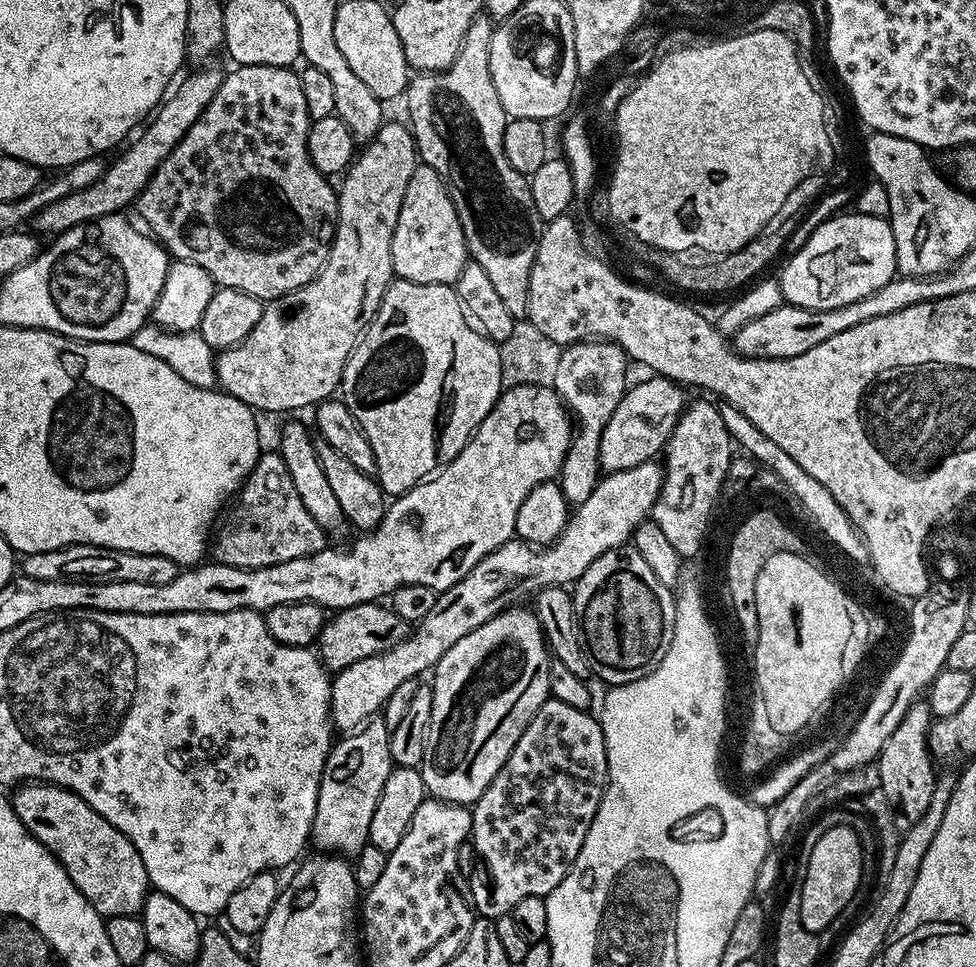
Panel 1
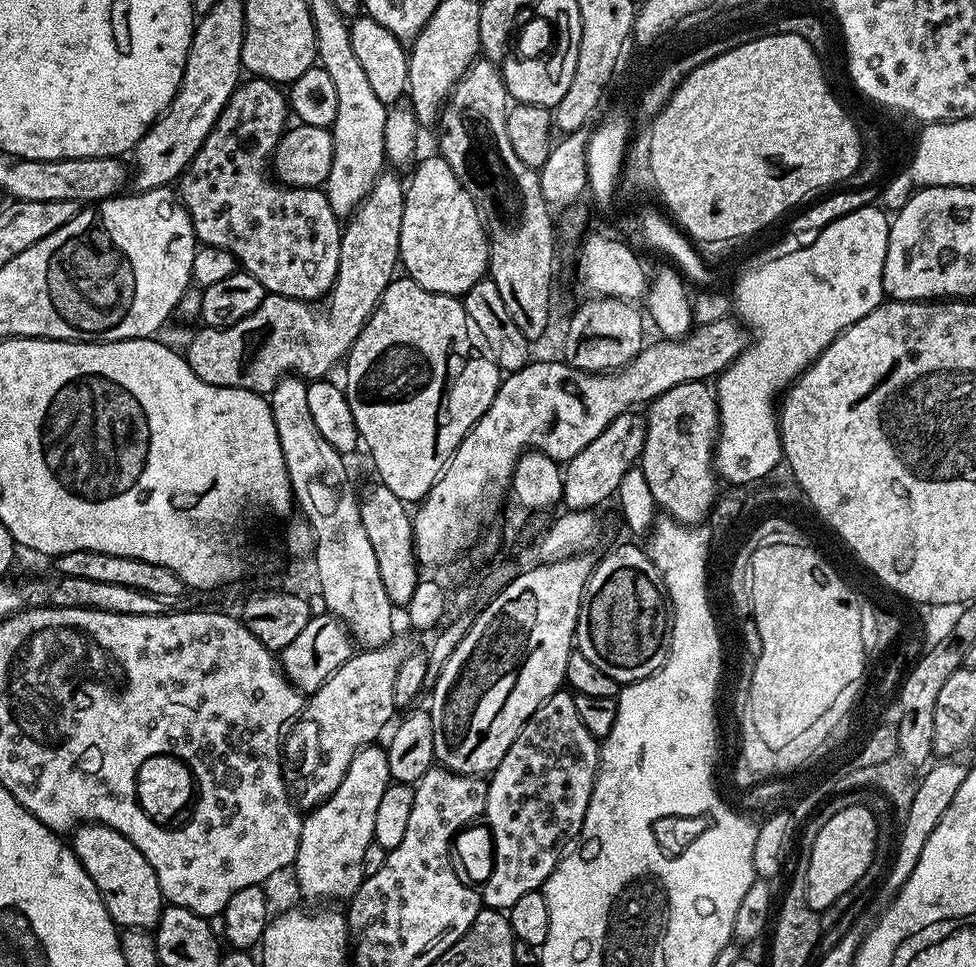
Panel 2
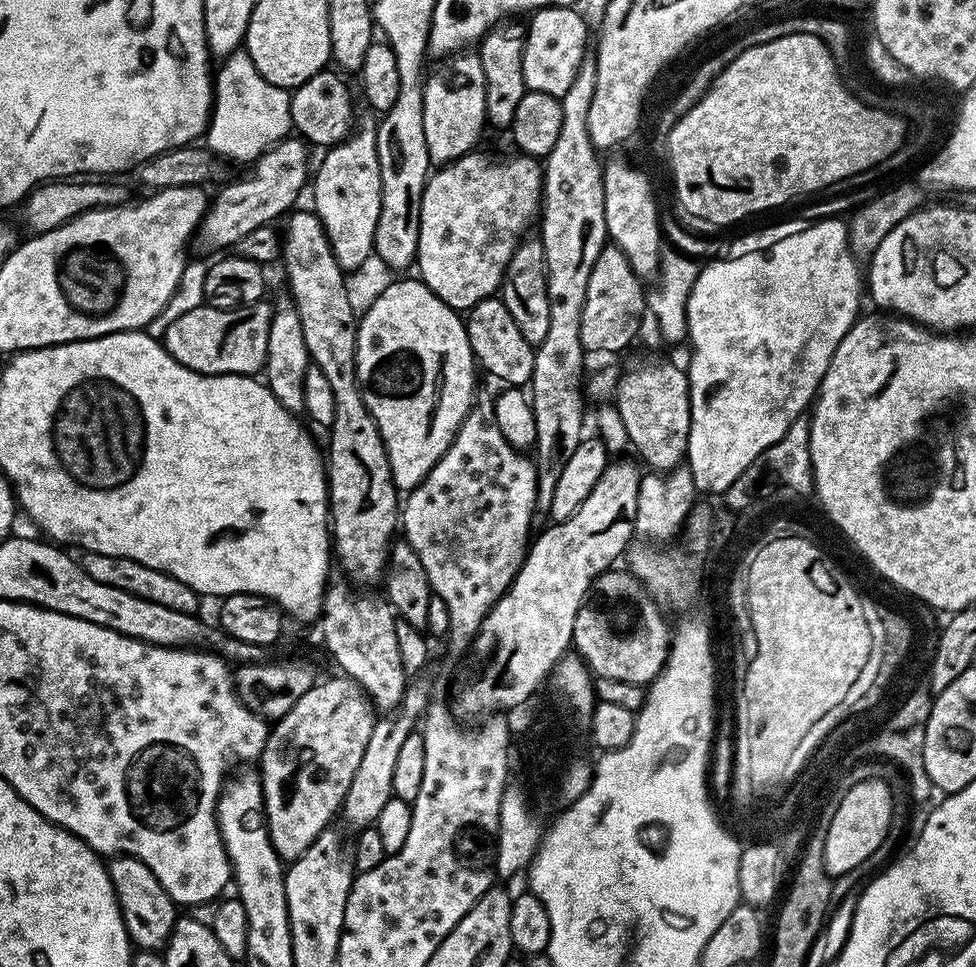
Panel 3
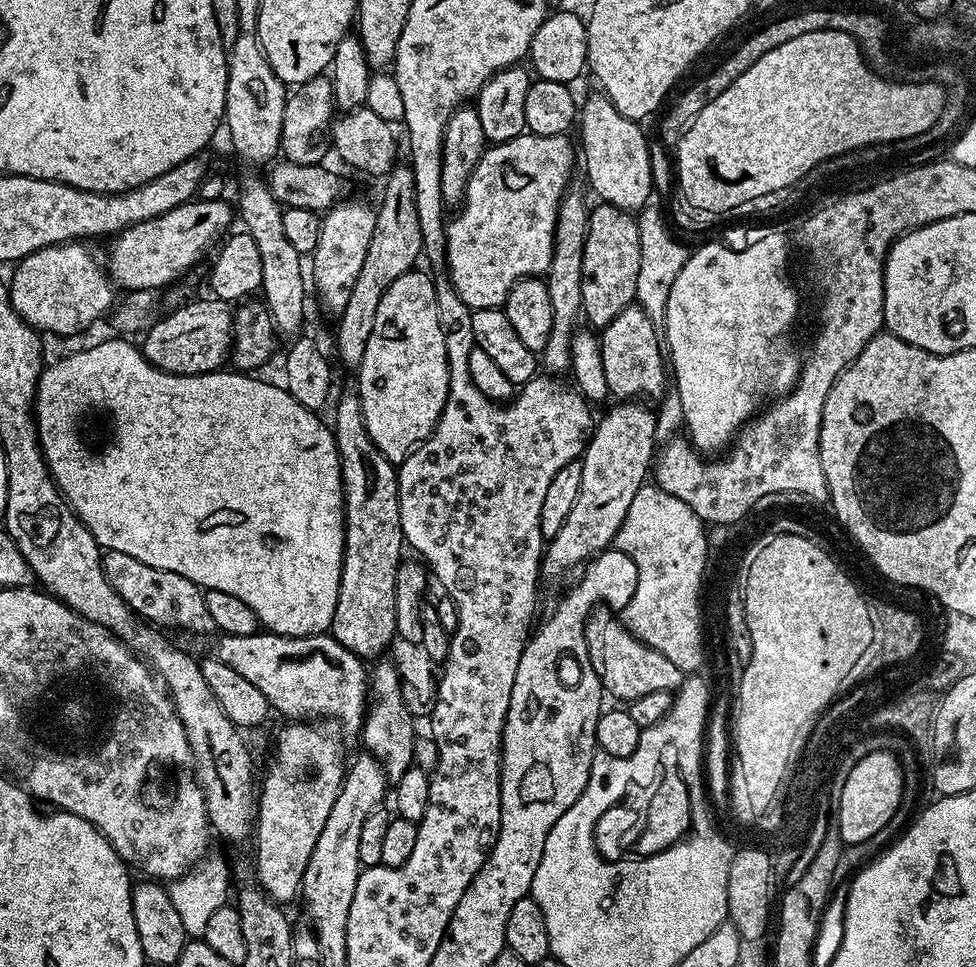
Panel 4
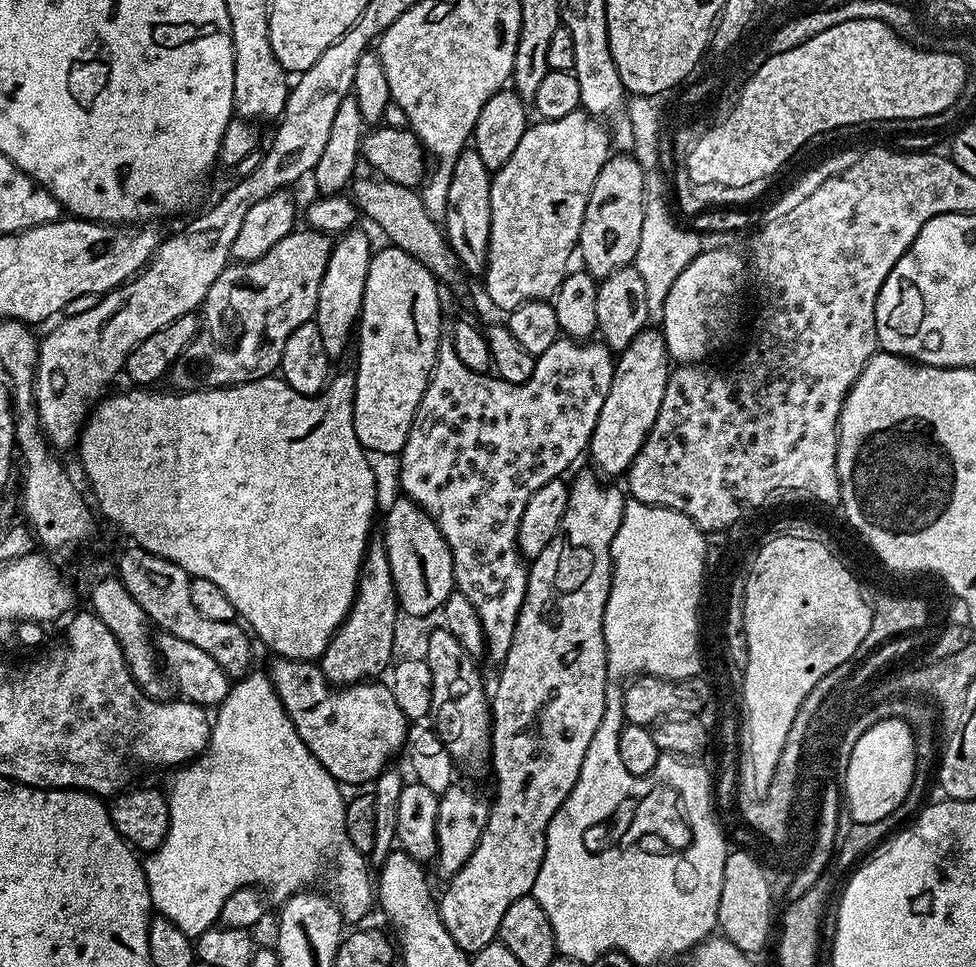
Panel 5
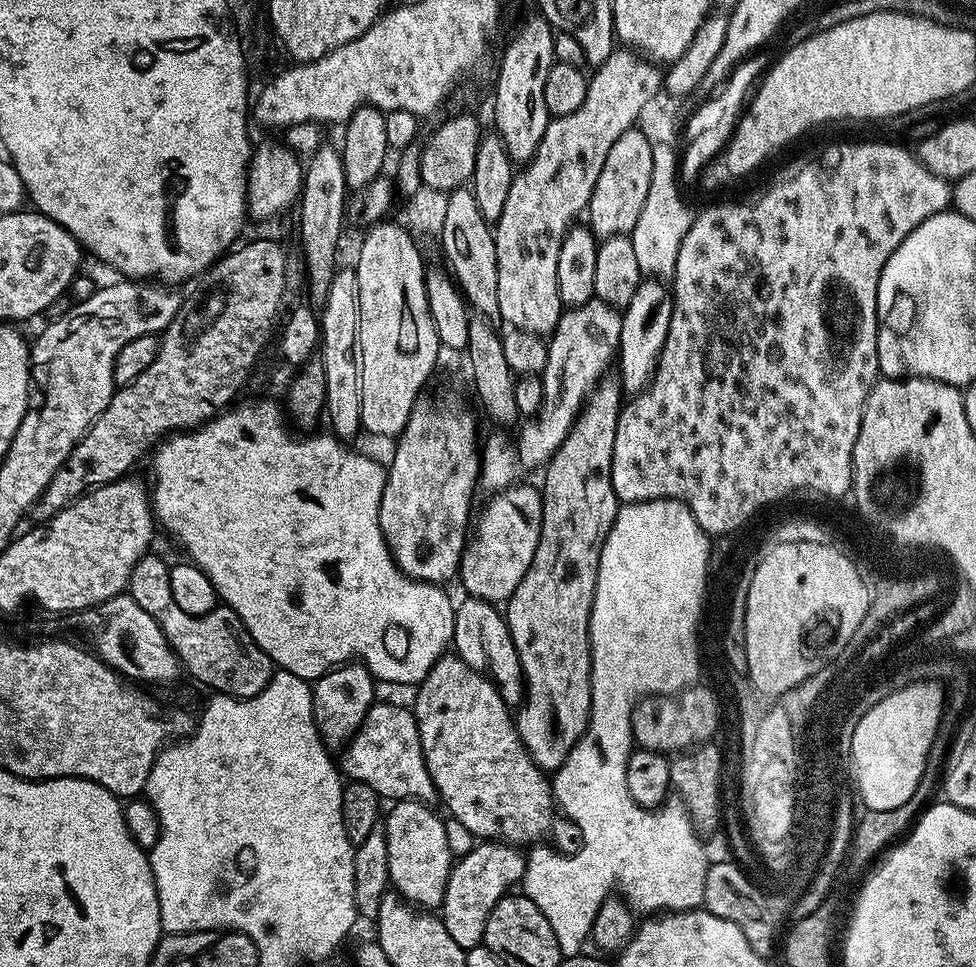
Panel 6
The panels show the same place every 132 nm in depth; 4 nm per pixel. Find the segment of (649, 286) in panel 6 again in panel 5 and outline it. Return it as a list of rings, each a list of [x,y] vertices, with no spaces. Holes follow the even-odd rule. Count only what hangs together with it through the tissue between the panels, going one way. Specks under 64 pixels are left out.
[[[646,326],[615,357],[616,369],[610,382],[610,394],[602,402],[598,422],[594,426],[592,441],[587,451],[592,452],[592,460],[605,477],[627,473],[633,456],[642,446],[654,418],[658,418],[658,406],[662,406],[662,394],[666,394],[666,382],[670,371],[670,353],[659,327]]]

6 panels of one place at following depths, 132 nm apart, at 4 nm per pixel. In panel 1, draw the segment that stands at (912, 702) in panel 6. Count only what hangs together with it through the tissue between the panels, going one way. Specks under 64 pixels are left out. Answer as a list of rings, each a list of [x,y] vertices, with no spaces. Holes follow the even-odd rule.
[[[836,826],[826,830],[826,834],[815,843],[810,853],[809,864],[802,868],[804,881],[799,881],[801,890],[800,921],[806,930],[823,934],[830,922],[846,910],[846,906],[859,888],[862,876],[862,850],[855,830],[850,826]]]

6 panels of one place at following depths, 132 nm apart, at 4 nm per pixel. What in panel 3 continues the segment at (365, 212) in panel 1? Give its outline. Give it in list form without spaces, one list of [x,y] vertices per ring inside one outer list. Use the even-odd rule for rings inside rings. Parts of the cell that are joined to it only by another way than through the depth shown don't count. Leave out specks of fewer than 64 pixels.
[[[257,302],[238,308],[214,308],[201,306],[196,309],[185,307],[181,316],[168,324],[162,335],[164,349],[179,364],[204,376],[256,376],[263,373],[266,362],[266,341],[270,338],[270,322],[274,308],[271,303]]]

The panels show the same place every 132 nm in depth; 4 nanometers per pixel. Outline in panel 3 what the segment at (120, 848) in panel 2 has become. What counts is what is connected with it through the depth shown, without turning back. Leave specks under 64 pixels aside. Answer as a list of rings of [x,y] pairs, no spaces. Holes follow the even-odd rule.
[[[117,856],[106,864],[110,882],[116,888],[116,897],[128,939],[137,949],[151,948],[160,950],[167,945],[178,919],[178,905],[172,901],[170,894],[162,890],[162,882],[154,878],[150,866],[133,856]]]

